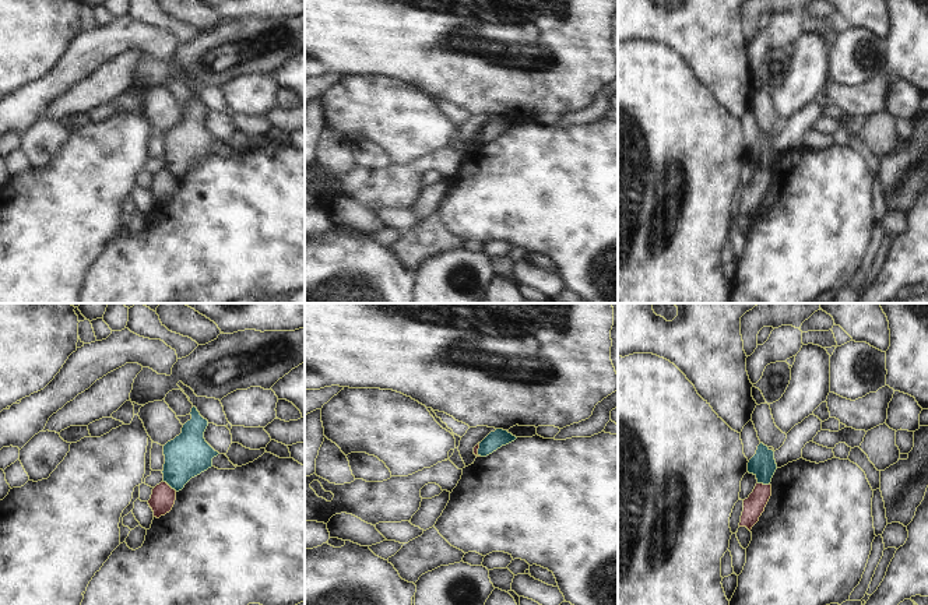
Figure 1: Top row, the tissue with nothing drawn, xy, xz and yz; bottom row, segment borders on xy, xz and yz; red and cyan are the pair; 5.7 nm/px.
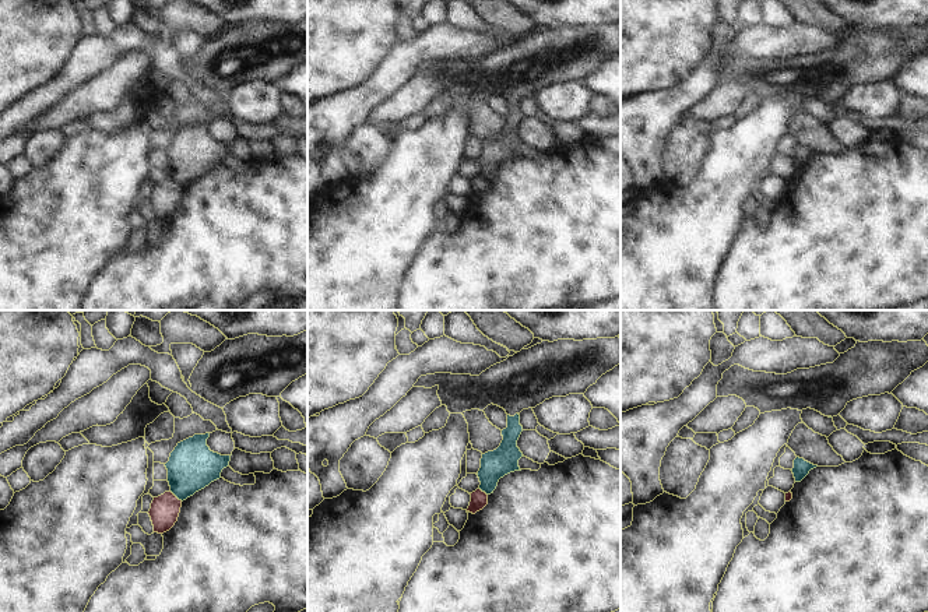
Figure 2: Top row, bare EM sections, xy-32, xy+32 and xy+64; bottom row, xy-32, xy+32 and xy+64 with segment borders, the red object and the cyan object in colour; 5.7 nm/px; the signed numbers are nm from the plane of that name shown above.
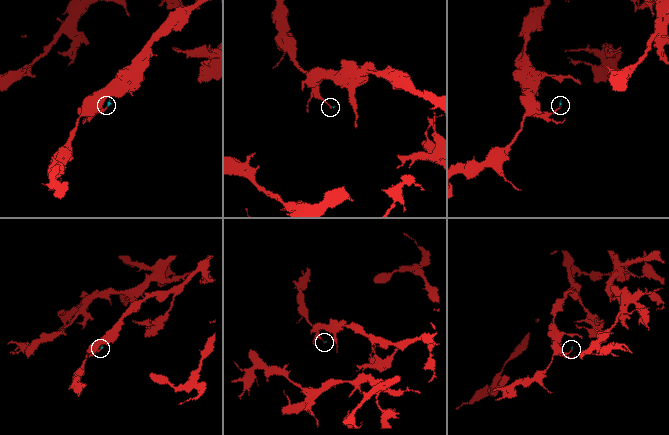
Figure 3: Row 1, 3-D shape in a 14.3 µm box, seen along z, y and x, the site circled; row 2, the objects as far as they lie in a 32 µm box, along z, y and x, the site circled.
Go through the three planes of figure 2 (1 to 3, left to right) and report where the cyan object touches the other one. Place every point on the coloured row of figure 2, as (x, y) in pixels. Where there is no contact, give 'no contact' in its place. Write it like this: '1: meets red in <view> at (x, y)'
1: meets red in xy-32 at (175, 496)
2: meets red in xy+32 at (484, 492)
3: no contact

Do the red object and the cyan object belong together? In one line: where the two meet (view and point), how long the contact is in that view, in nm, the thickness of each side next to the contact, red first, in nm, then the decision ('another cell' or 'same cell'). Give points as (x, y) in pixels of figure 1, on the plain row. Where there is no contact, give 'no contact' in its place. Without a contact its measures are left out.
meets red in xy at (169, 173); contact 100 nm long; 140 nm thick on the red side, 240 nm on the other; another cell

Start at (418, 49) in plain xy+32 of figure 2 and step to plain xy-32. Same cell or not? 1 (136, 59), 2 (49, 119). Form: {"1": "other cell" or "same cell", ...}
{"1": "other cell", "2": "other cell"}

